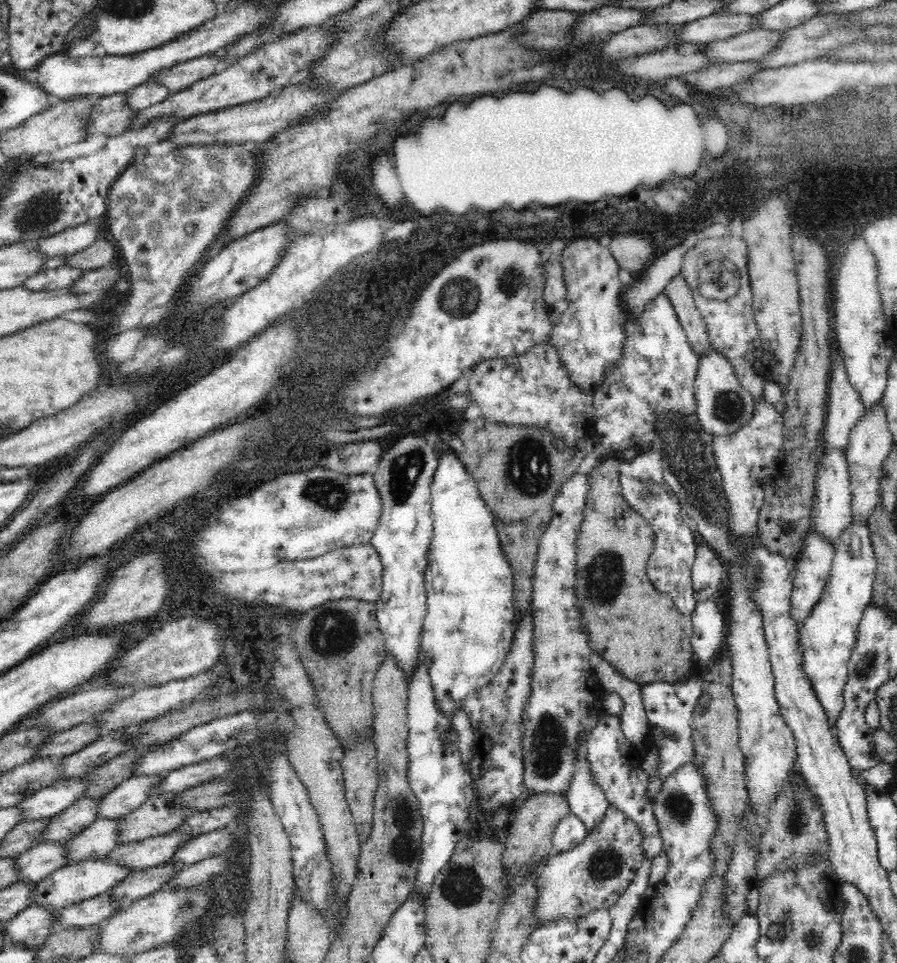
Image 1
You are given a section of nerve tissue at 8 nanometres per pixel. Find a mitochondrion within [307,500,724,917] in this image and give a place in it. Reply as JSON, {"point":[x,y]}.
{"point":[400,856]}

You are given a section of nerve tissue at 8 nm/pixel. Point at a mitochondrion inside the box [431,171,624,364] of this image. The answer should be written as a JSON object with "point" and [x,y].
{"point":[513,280]}

